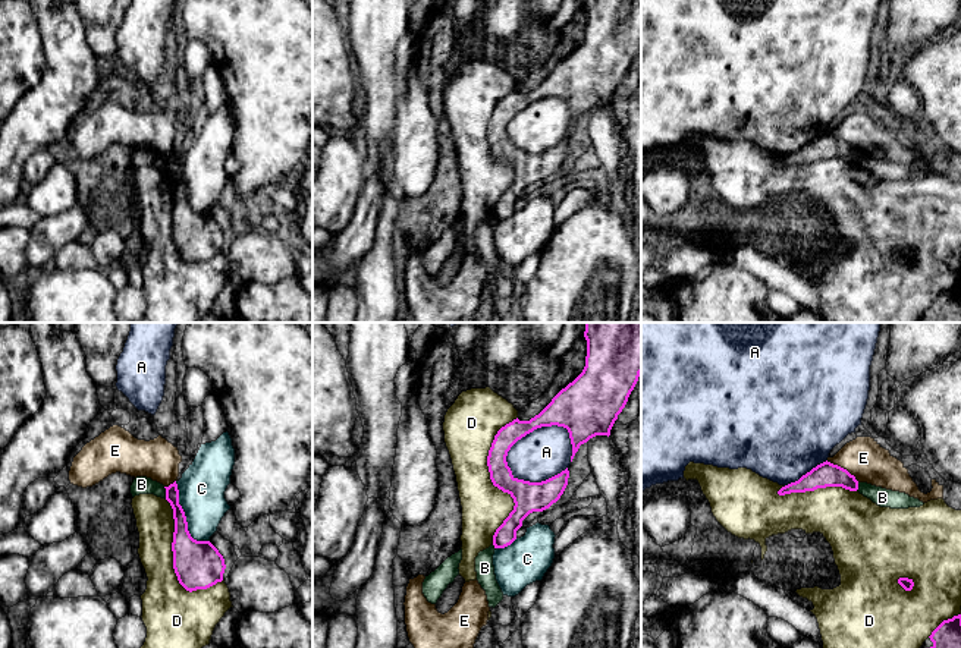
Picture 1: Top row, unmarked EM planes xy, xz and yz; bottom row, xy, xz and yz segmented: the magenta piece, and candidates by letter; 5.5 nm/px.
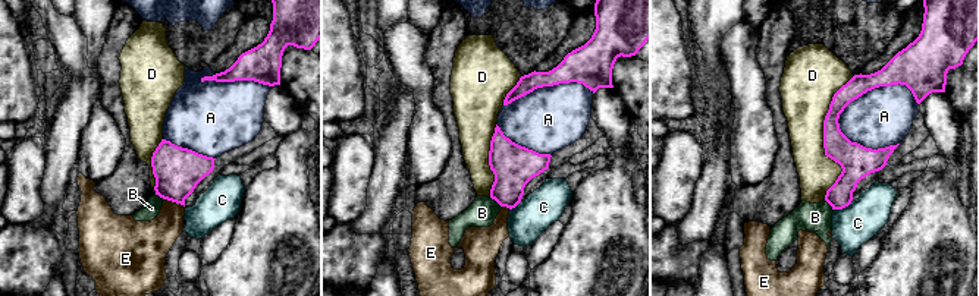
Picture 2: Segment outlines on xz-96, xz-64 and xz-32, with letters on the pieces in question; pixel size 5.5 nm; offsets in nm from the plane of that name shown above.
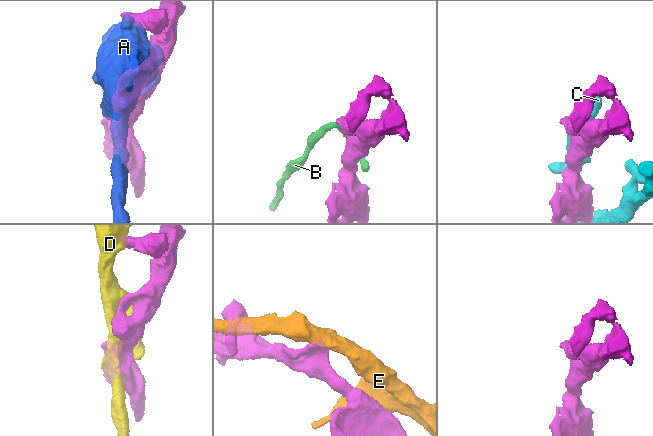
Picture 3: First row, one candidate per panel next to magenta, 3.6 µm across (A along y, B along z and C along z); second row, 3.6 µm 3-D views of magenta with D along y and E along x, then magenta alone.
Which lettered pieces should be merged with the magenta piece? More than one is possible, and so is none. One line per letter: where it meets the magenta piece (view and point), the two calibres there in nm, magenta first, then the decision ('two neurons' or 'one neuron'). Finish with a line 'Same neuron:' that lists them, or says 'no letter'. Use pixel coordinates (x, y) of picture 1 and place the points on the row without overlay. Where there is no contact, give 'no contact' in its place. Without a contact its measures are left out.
A: xz (524, 107) | 170/280 nm | two neurons
B: xy (166, 164) | 90/100 nm | two neurons
C: xy (185, 189) | 240/260 nm | two neurons
D: xz (492, 153) | 170/260 nm | two neurons
E: yz (842, 140) | 140/220 nm | two neurons
Same neuron: no letter

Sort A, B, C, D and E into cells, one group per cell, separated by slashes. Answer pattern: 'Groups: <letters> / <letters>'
Groups: A / B / C / D / E

